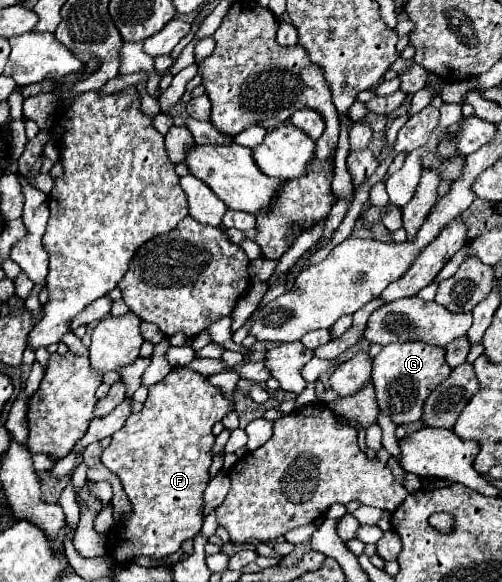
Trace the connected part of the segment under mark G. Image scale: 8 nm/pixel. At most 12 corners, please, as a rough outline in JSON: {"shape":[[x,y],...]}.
{"shape":[[420,341],[382,347],[372,367],[380,411],[420,421],[448,379],[446,351]]}

